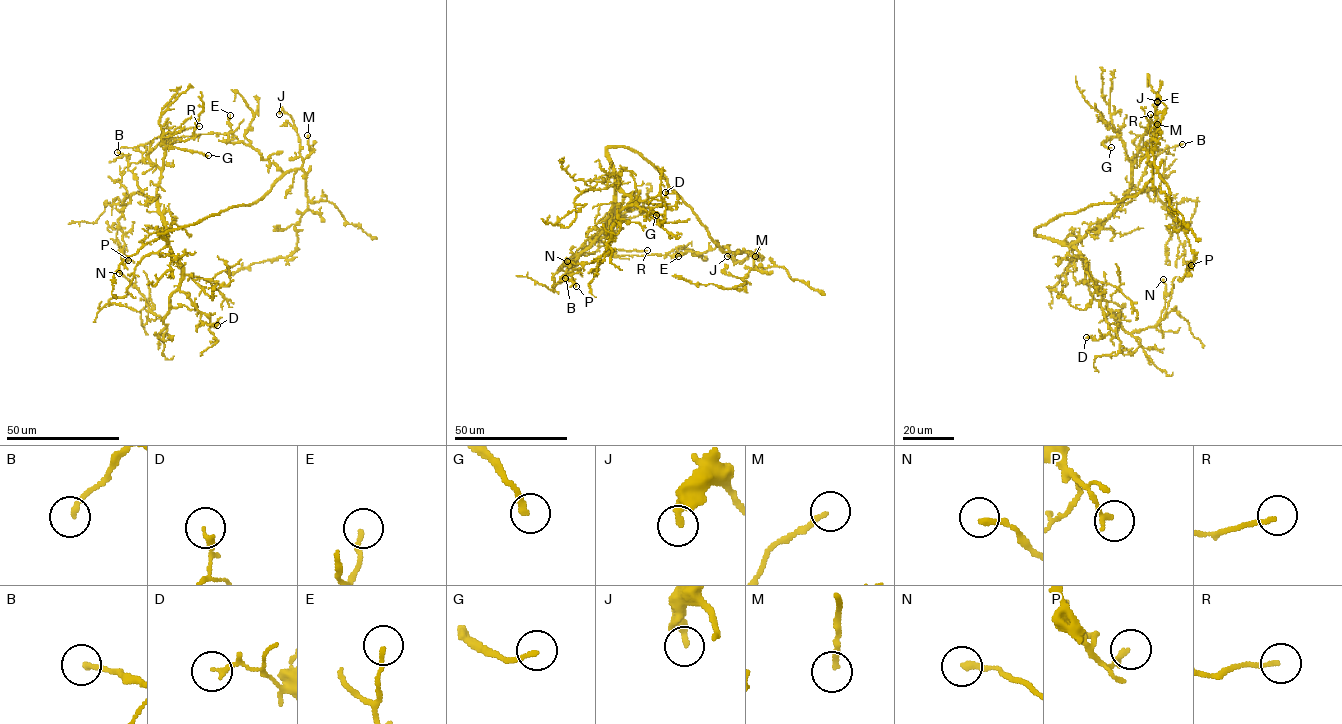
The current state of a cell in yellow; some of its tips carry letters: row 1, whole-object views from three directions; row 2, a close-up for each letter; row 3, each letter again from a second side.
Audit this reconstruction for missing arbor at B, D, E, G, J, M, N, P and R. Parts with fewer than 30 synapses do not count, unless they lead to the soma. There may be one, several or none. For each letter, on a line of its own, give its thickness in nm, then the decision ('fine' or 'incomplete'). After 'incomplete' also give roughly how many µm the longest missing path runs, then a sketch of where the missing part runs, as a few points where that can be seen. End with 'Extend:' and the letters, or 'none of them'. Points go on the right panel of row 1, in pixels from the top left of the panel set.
B: calibre 180 nm; fine
D: calibre 180 nm; fine
E: calibre 160 nm; fine
G: calibre 200 nm; incomplete; missing 30 µm; course (1111, 147), (1120, 145), (1129, 138), (1124, 137), (1117, 143), (1112, 135)
J: calibre 260 nm; fine
M: calibre 200 nm; fine
N: calibre 260 nm; fine
P: calibre 200 nm; fine
R: calibre 160 nm; fine
Extend: G

